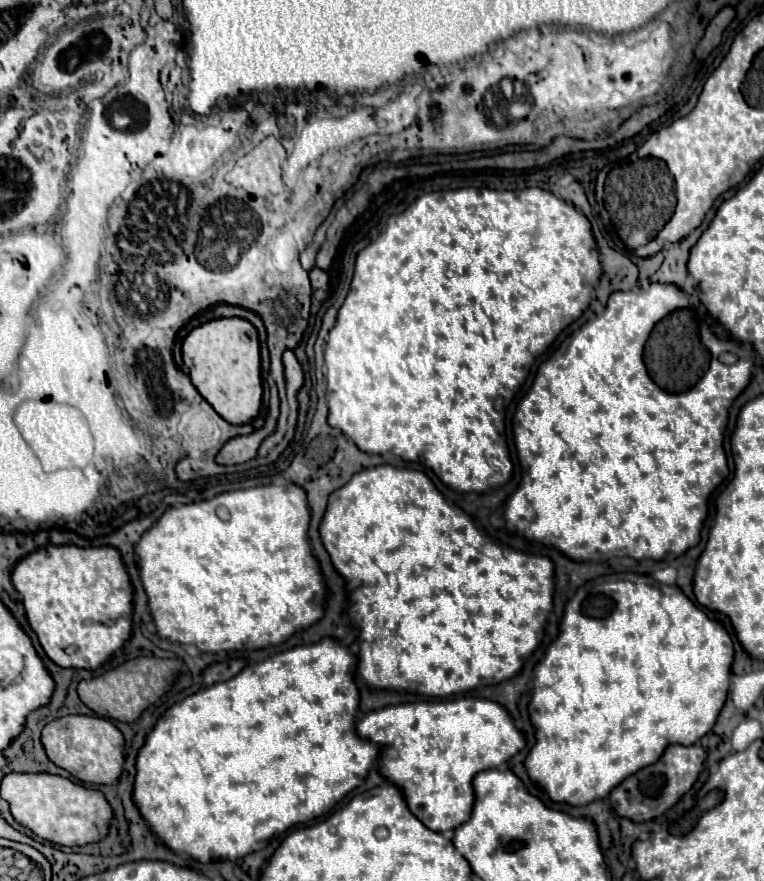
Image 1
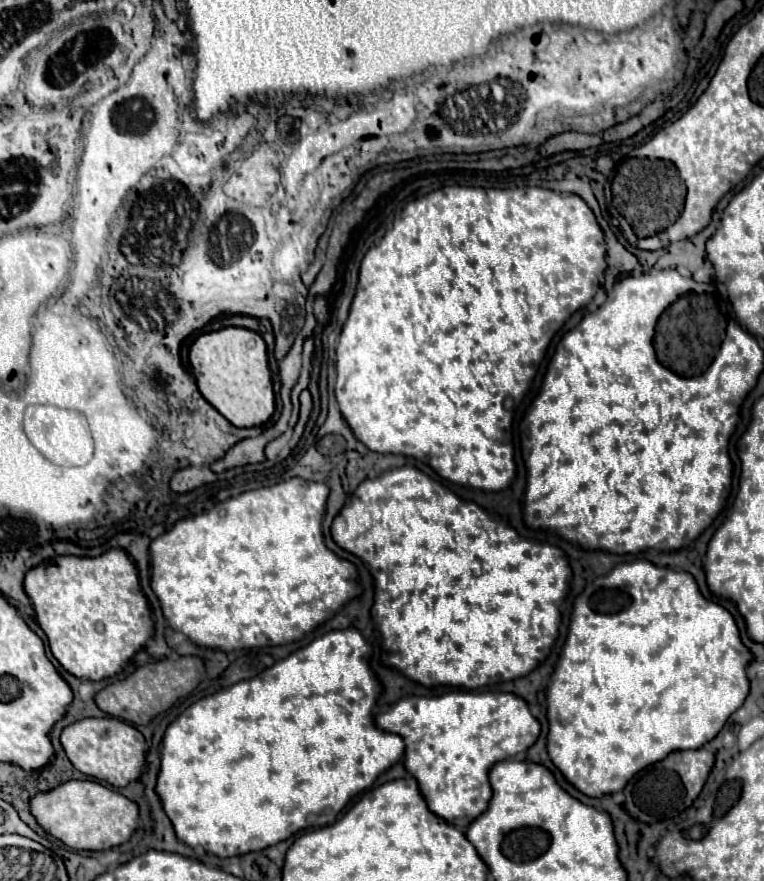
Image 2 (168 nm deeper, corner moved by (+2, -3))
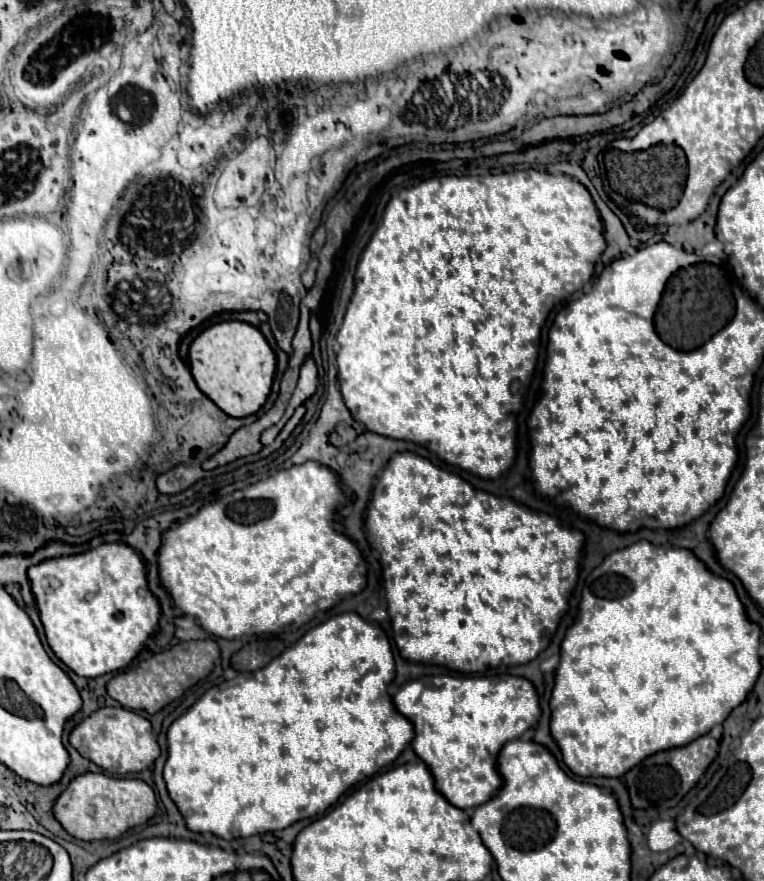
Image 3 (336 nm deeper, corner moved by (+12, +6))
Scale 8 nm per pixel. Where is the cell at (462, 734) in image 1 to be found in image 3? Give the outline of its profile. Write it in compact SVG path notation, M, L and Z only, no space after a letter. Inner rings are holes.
M428 674L394 692L394 704L416 730L412 746L434 774L436 788L462 810L480 806L502 788L496 760L502 746L538 722L542 710L536 688L520 676Z

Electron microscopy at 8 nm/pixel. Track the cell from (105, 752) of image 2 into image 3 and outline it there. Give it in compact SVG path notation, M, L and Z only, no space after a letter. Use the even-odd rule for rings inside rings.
M122 706L100 708L94 714L90 714L84 722L80 722L72 730L70 744L84 758L96 762L100 768L104 768L112 776L126 776L132 772L142 772L148 766L152 766L154 760L160 756L160 746L158 746L150 720Z

